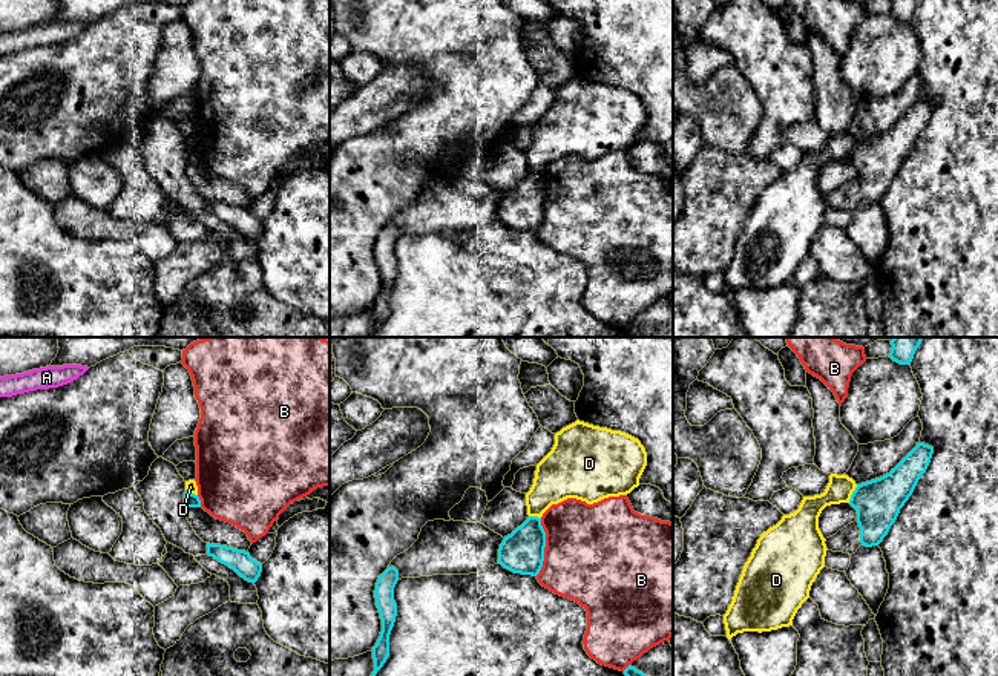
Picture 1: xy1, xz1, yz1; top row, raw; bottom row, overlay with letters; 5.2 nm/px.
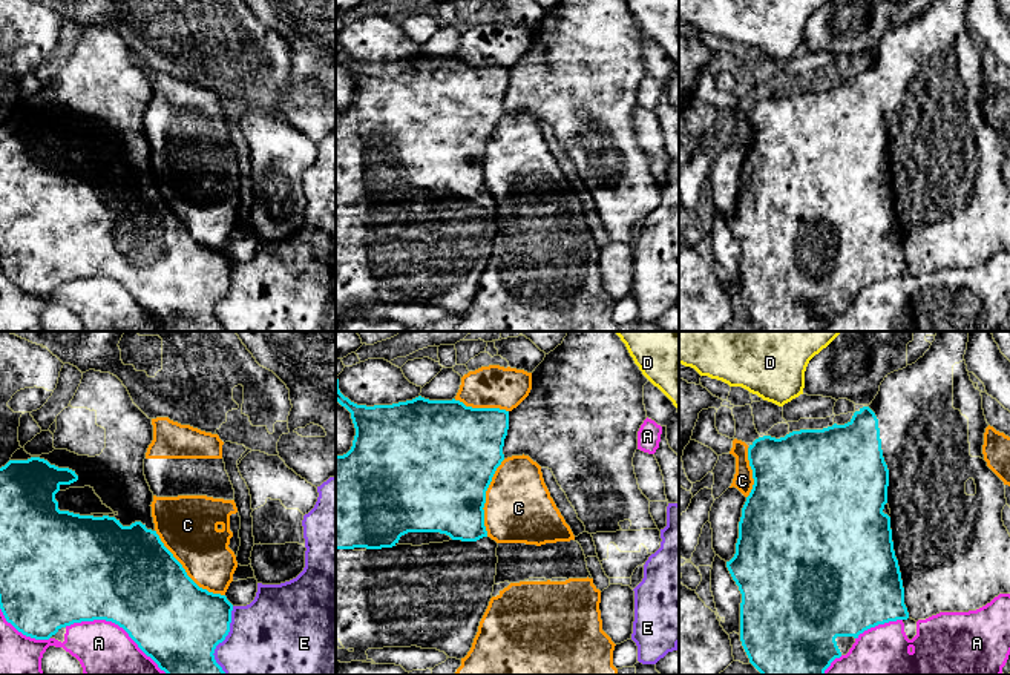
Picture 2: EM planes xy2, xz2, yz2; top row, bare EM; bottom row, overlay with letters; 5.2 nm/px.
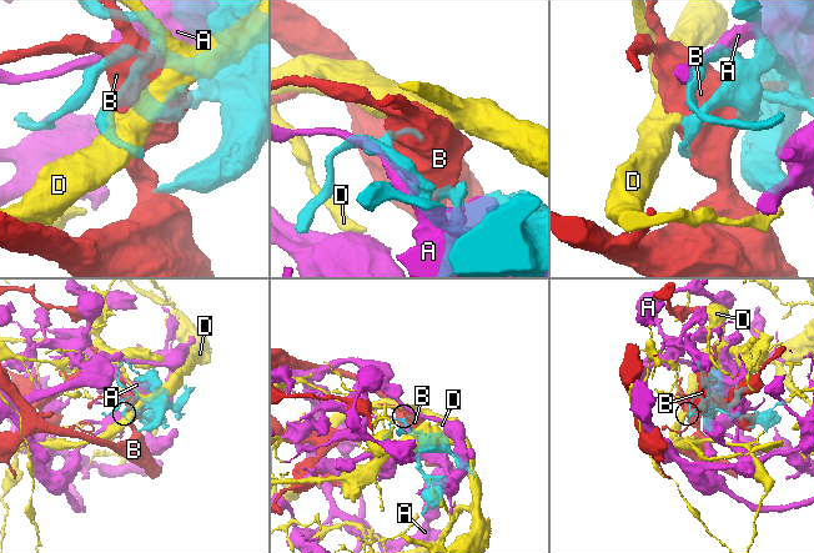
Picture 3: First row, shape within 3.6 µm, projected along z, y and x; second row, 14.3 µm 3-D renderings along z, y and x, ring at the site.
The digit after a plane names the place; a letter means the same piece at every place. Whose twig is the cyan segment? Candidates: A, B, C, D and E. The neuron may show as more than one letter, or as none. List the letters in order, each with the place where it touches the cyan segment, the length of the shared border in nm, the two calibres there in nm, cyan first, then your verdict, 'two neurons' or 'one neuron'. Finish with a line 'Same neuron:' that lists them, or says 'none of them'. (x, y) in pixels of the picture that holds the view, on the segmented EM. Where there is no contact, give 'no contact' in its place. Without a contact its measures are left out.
A: xy2 (117, 623) | 600 nm | 500/340 nm | two neurons
B: xz1 (544, 546) | 300 nm | 220/500 nm | two neurons
C: xy2 (184, 571) | 500 nm | 460/320 nm | two neurons
D: yz1 (853, 494) | 110 nm | 240/140 nm | two neurons
E: xy2 (222, 640) | 360 nm | 460/480 nm | two neurons
Same neuron: none of them

